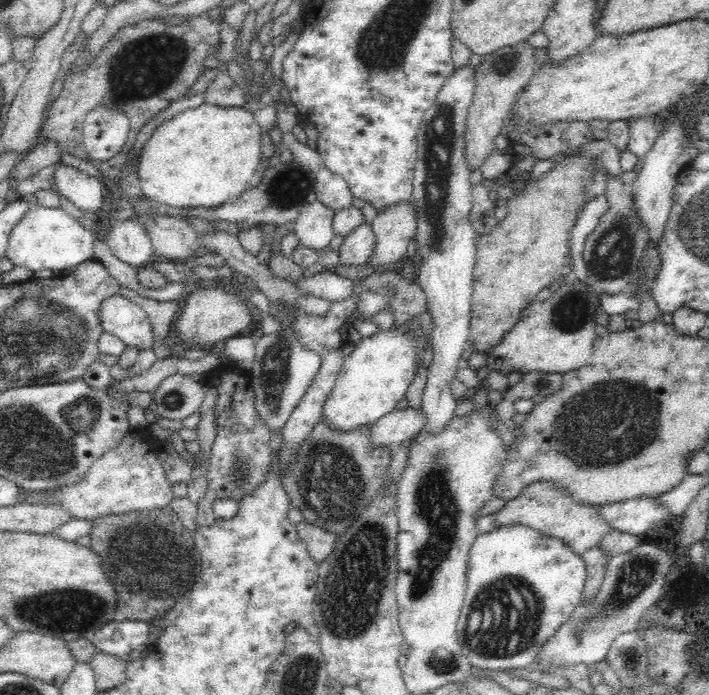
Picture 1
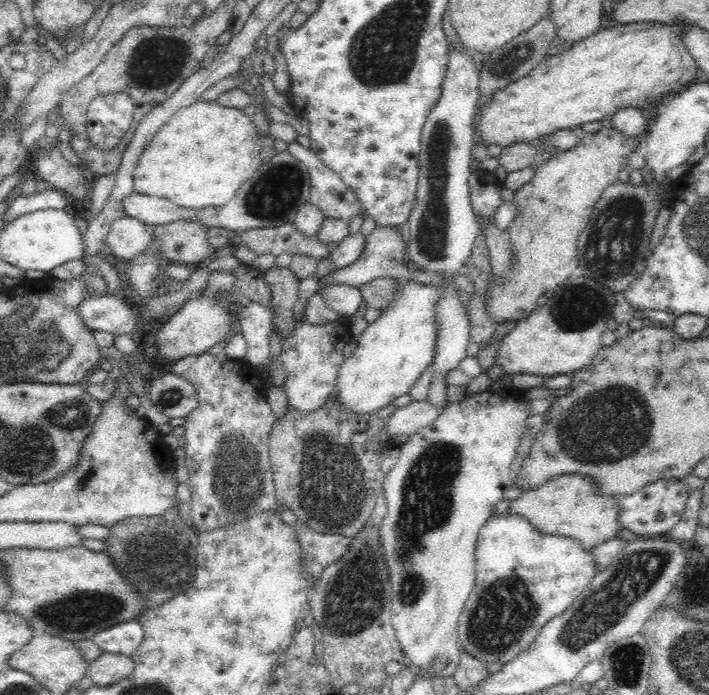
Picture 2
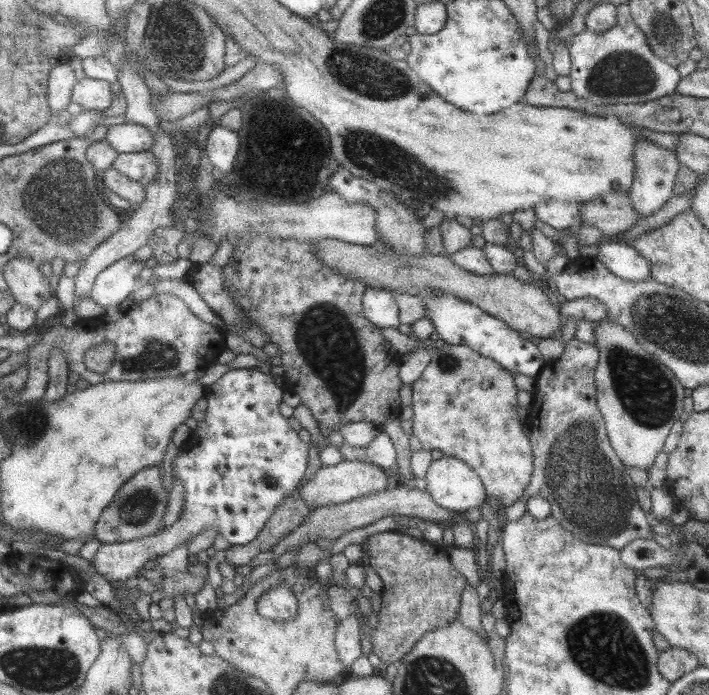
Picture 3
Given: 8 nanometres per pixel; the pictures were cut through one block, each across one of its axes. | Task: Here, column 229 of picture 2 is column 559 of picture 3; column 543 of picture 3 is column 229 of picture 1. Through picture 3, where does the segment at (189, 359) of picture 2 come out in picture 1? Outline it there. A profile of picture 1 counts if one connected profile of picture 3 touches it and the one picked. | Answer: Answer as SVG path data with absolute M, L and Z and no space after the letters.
M217 368L209 372L202 372L193 376L196 380L200 380L206 388L214 387L217 390L217 402L214 407L216 436L212 444L208 457L210 468L208 468L208 481L205 496L197 503L196 522L199 526L208 527L214 524L217 519L213 511L213 502L217 498L230 497L239 502L239 500L256 488L268 476L270 470L271 450L269 447L271 432L264 426L260 415L255 407L255 392L251 385L250 374L244 370L236 368Z

